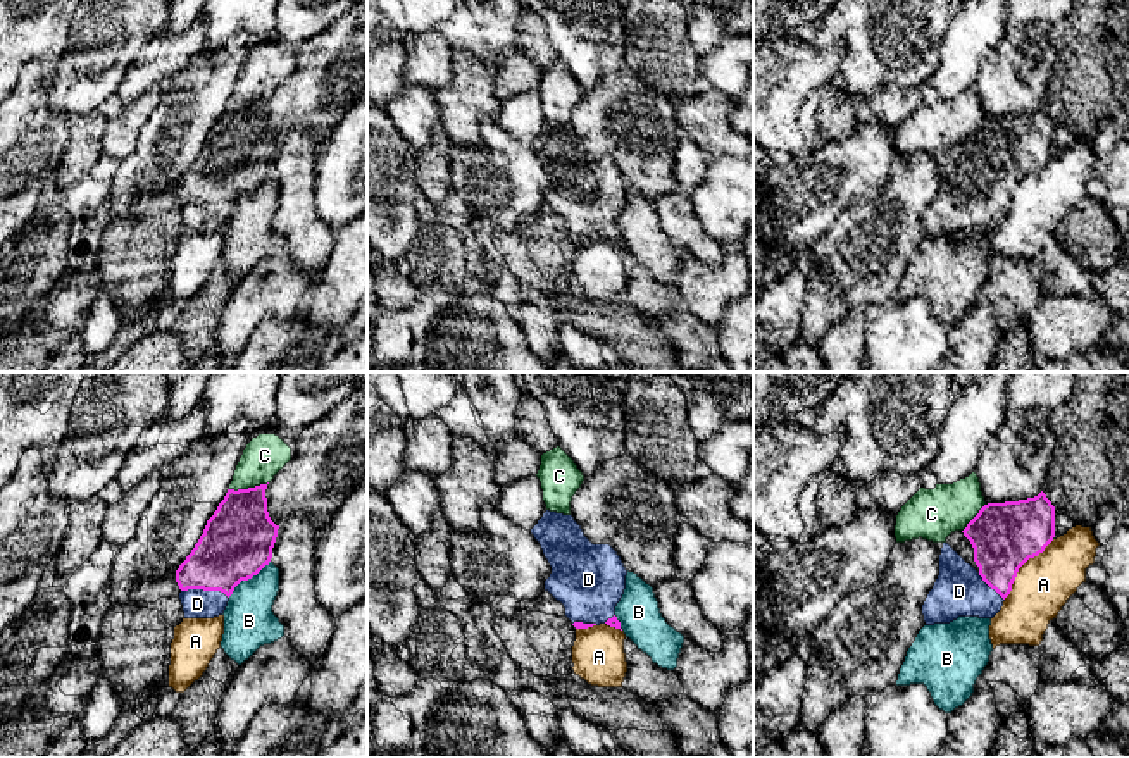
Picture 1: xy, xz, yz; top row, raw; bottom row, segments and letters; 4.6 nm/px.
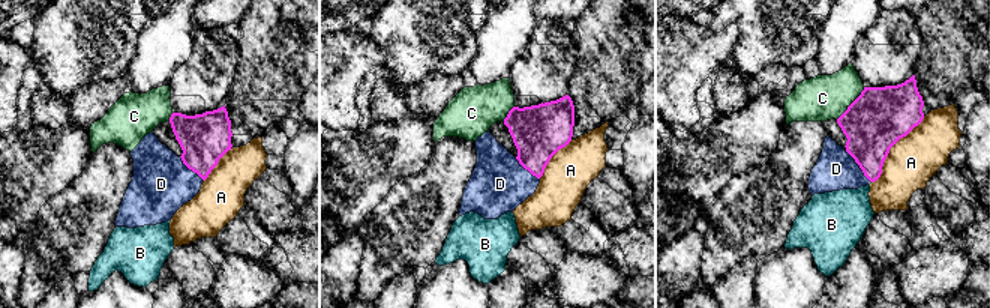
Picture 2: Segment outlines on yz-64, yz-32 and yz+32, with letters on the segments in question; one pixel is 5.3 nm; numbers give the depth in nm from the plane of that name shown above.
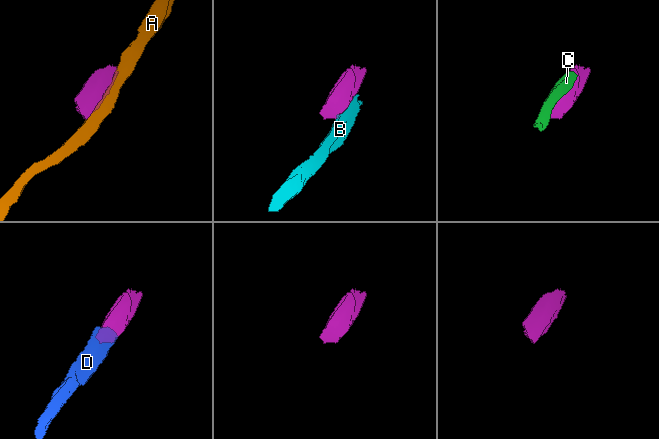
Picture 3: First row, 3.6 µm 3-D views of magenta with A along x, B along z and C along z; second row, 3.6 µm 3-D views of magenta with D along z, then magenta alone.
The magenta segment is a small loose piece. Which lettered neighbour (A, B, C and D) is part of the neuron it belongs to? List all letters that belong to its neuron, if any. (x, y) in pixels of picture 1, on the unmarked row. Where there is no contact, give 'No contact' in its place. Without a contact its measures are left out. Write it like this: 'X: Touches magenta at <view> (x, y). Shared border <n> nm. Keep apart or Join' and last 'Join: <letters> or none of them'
A: Touches magenta at yz (1021, 180). Shared border 360 nm. Keep apart
B: Touches magenta at xy (247, 193). Shared border 260 nm. Keep apart
C: Touches magenta at xy (249, 102). Shared border 190 nm. Keep apart
D: Touches magenta at xy (205, 204). Shared border 220 nm. Join
Join: D

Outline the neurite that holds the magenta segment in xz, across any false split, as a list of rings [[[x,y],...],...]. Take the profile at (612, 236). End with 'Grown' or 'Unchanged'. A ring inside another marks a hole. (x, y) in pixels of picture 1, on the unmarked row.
[[[546,124],[531,148],[552,181],[548,205],[565,222],[576,243],[607,238],[621,243],[615,221],[627,184],[610,158],[593,158],[572,129]]]. Grown

